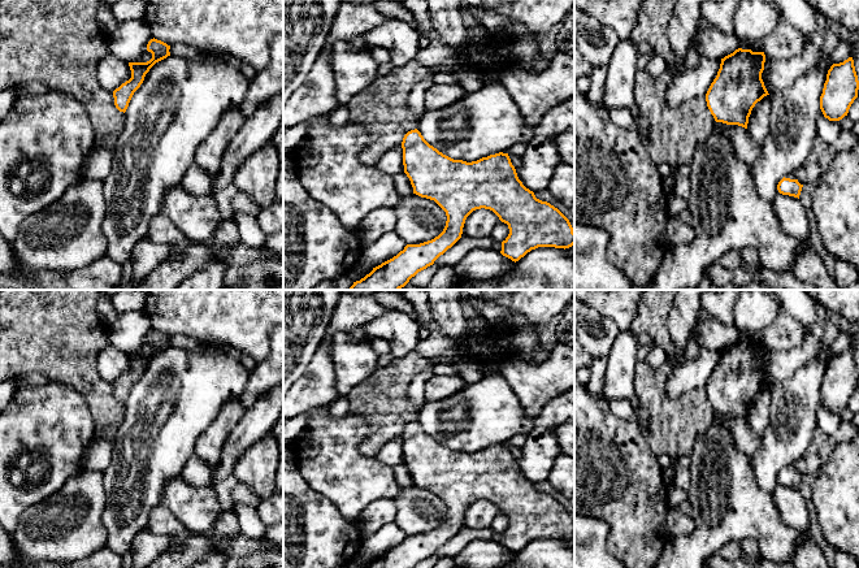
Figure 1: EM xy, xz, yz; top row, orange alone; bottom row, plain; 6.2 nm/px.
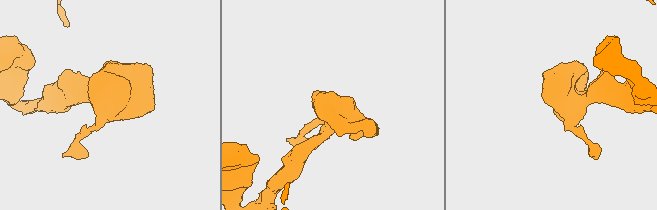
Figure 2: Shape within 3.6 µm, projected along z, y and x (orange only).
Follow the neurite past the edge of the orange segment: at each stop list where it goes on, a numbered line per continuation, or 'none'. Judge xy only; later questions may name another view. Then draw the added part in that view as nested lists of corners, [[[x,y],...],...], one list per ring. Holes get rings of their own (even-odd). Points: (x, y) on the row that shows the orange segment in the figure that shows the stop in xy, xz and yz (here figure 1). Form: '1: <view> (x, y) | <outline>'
none

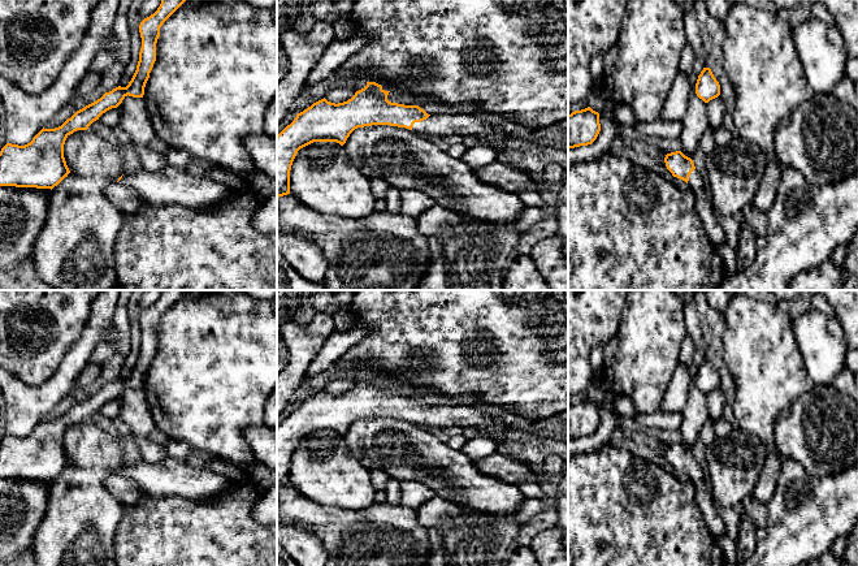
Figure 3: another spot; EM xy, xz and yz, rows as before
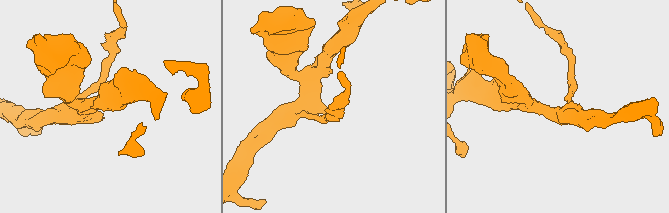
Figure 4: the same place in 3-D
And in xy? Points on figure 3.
1: xy (170, 185) | [[[169,164],[159,172],[148,172],[143,167],[135,173],[124,172],[118,182],[135,190],[143,202],[176,203],[198,211],[216,208],[233,193],[233,187],[225,183]]]

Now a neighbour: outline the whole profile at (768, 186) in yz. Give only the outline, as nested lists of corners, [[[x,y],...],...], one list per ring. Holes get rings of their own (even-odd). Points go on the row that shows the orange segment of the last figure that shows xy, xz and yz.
[[[774,154],[766,155],[766,169],[762,177],[759,190],[754,196],[753,204],[760,211],[768,211],[775,200],[780,177],[783,173],[783,163],[780,163]]]

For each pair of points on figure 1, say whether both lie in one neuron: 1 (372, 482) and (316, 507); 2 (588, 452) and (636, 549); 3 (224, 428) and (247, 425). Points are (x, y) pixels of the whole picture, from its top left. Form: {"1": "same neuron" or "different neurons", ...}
{"1": "different neurons", "2": "same neuron", "3": "different neurons"}

